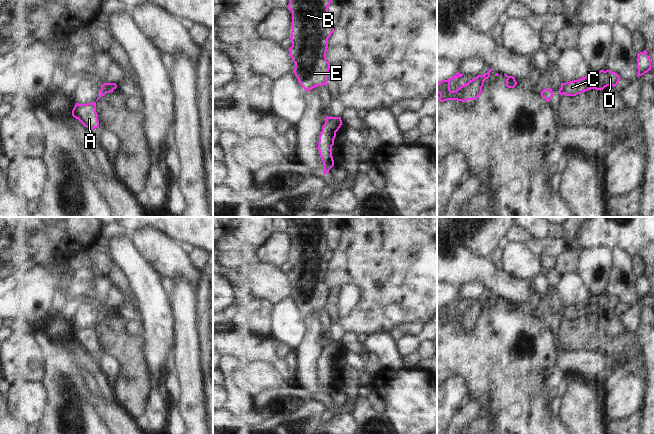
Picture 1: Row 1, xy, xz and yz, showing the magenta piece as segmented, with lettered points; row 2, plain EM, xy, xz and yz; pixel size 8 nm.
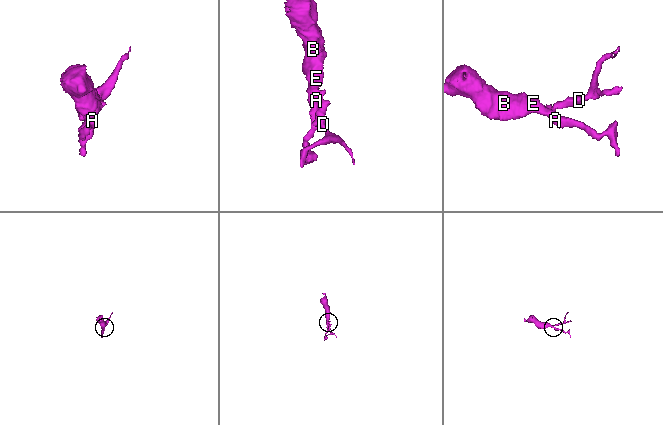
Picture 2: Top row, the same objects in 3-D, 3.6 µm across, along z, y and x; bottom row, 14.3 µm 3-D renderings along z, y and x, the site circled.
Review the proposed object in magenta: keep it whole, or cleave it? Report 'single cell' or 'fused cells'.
fused cells

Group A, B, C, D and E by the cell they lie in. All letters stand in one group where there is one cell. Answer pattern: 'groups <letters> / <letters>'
groups A B E / C D

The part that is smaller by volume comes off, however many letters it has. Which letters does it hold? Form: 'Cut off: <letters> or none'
Cut off: C, D.

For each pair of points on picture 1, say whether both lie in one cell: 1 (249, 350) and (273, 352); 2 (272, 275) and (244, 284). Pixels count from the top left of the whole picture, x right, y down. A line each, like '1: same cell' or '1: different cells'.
1: same cell
2: same cell

